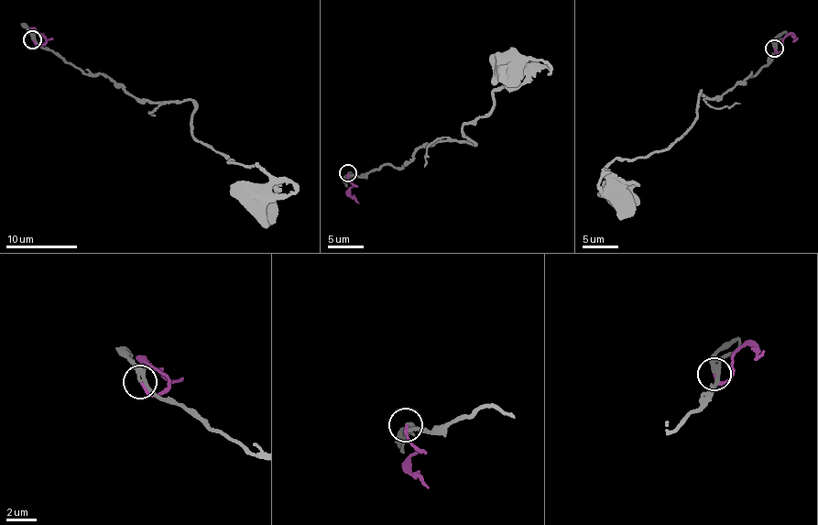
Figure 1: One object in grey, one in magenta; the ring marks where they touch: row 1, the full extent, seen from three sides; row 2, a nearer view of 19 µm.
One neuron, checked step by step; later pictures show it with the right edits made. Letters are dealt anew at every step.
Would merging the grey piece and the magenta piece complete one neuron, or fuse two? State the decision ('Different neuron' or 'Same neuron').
Same neuron

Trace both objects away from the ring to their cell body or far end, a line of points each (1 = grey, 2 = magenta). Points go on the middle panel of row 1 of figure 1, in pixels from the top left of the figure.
1: (347, 173), (405, 166), (439, 141), (474, 145), (463, 125), (488, 114), (495, 91), (531, 64), (505, 69)
2: (349, 173), (348, 180), (355, 185), (347, 191), (358, 203)

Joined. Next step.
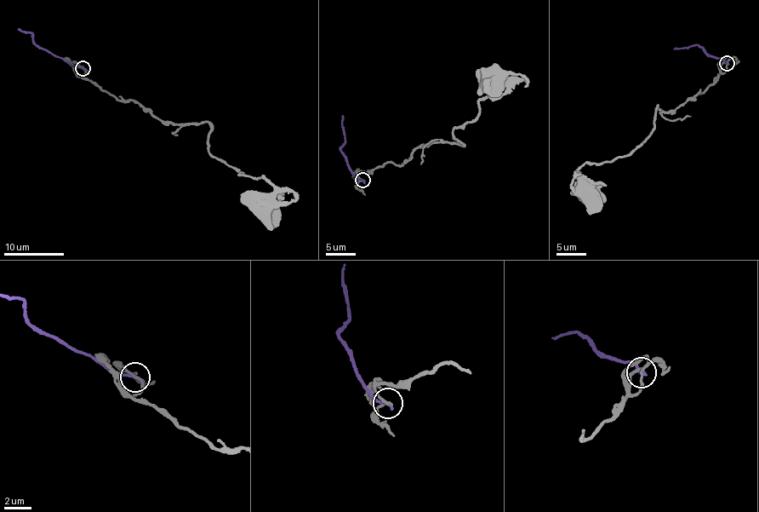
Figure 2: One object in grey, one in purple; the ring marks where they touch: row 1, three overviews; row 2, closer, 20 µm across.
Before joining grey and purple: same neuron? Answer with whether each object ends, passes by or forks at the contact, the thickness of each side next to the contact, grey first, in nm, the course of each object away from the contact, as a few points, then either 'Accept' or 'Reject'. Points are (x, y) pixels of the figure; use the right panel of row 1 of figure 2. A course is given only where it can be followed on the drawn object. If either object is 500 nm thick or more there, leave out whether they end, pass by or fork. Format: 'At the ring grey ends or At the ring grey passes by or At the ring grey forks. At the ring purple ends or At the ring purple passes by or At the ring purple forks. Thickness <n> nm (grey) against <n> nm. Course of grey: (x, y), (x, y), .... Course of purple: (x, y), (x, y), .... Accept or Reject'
At the ring grey passes by. At the ring purple ends. Thickness 150 nm (grey) against 240 nm. Course of grey: (727, 63), (706, 89), (675, 110), (656, 107), (653, 132), (630, 153), (581, 167), (577, 174), (590, 189). Course of purple: (727, 63), (720, 58), (709, 56), (697, 44), (674, 47). Reject

